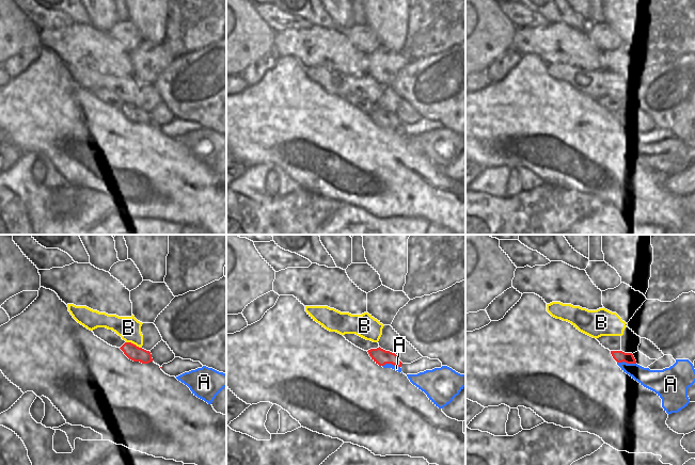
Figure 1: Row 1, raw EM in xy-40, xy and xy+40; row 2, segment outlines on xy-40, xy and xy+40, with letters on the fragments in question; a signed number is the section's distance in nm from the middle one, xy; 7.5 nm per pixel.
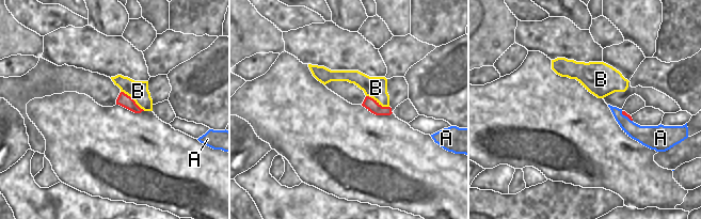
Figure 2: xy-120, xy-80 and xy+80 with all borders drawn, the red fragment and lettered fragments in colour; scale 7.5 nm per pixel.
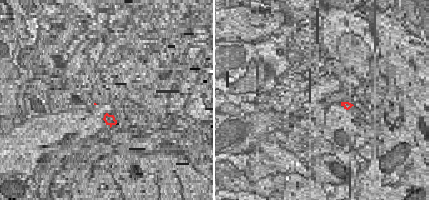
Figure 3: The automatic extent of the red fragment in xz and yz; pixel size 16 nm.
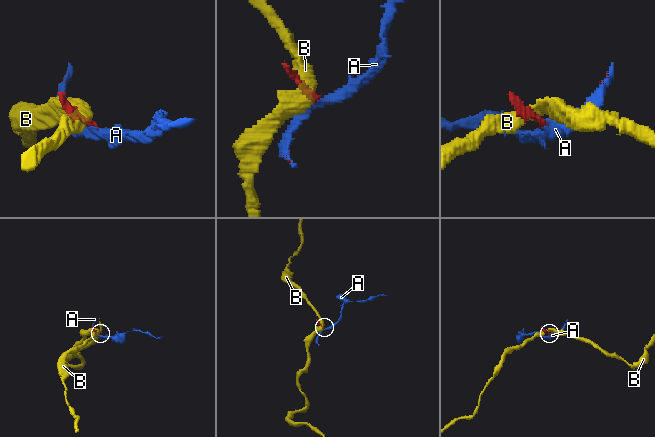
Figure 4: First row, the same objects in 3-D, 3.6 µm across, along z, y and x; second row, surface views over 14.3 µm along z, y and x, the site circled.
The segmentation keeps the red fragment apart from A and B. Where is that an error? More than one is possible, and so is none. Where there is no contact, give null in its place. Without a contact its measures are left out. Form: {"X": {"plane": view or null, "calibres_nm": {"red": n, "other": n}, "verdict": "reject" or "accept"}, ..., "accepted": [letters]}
{"A": {"plane": "xy+40", "calibres_nm": {"red": 90, "other": 160}, "verdict": "reject"}, "B": {"plane": "xy-40", "calibres_nm": {"red": 120, "other": 180}, "verdict": "reject"}, "accepted": []}

